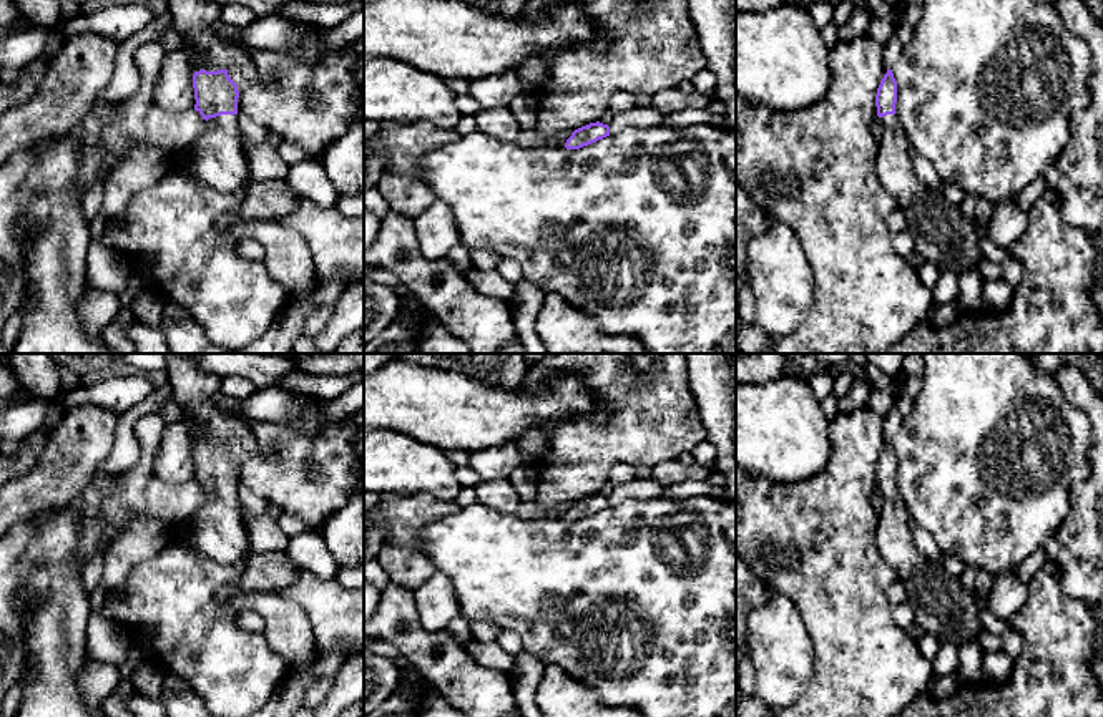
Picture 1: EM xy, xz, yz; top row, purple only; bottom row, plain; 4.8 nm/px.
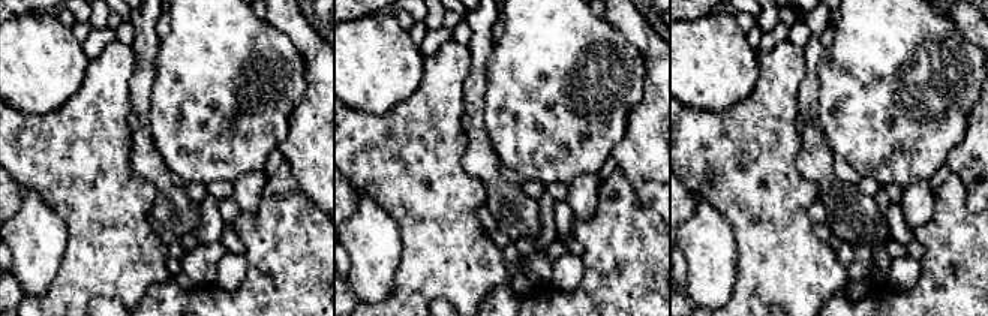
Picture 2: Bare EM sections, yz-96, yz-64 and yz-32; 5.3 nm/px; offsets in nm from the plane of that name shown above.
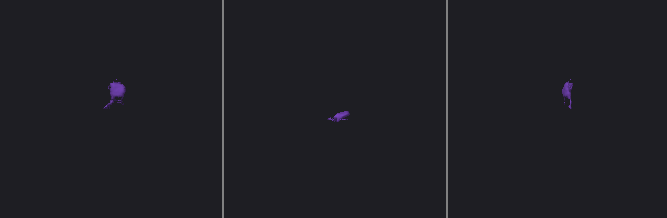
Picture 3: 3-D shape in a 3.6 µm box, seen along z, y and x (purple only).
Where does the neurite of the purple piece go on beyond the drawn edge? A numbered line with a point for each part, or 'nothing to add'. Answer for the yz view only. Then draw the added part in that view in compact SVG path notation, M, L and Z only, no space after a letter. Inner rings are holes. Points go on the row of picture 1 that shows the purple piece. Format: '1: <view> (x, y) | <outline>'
1: yz (892, 48) | M894 27L894 33L889 38L889 41L884 45L884 73L887 73L889 70L894 68L894 65L897 63L897 60L900 58L900 53L904 50L905 45L900 43L899 37L897 37L897 28Z
2: yz (941, 234) | M897 115L880 118L884 134L875 161L877 178L894 194L907 221L914 252L939 271L962 272L983 259L975 222L958 206L949 204L942 191L924 184L910 159L910 144Z

